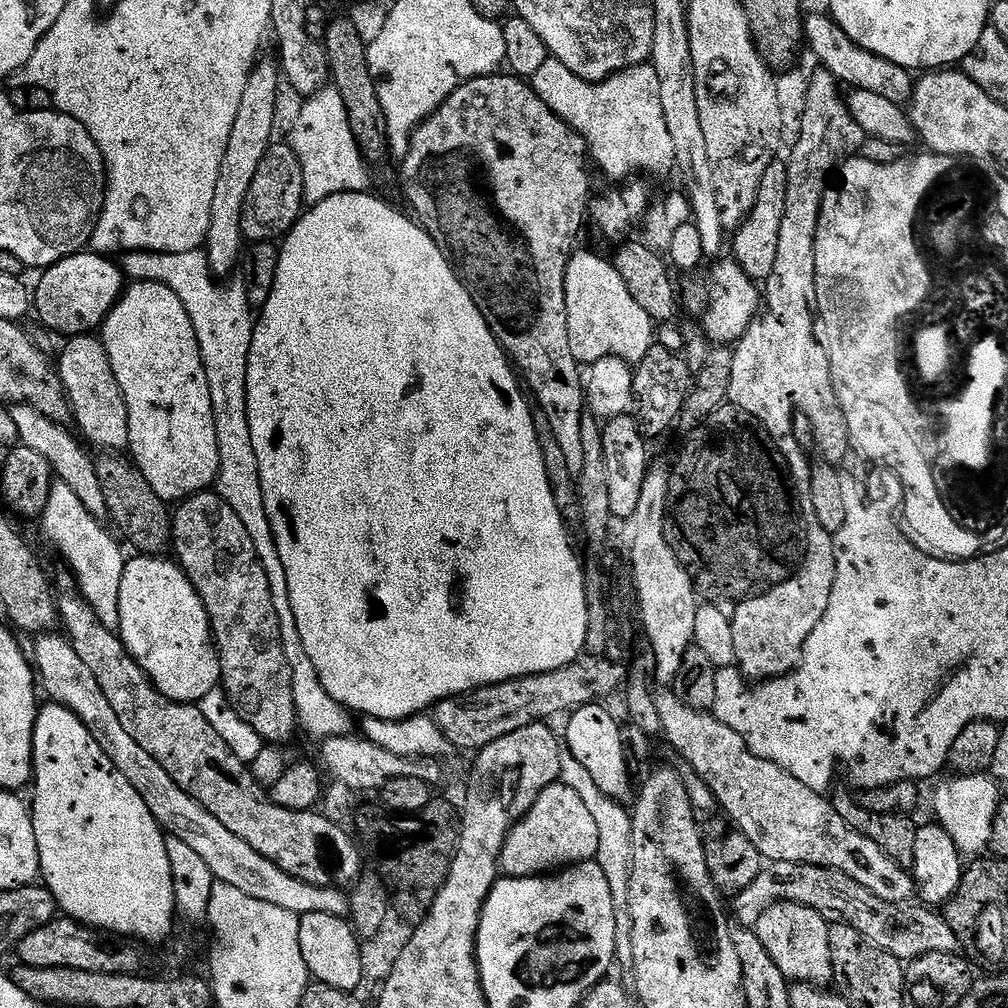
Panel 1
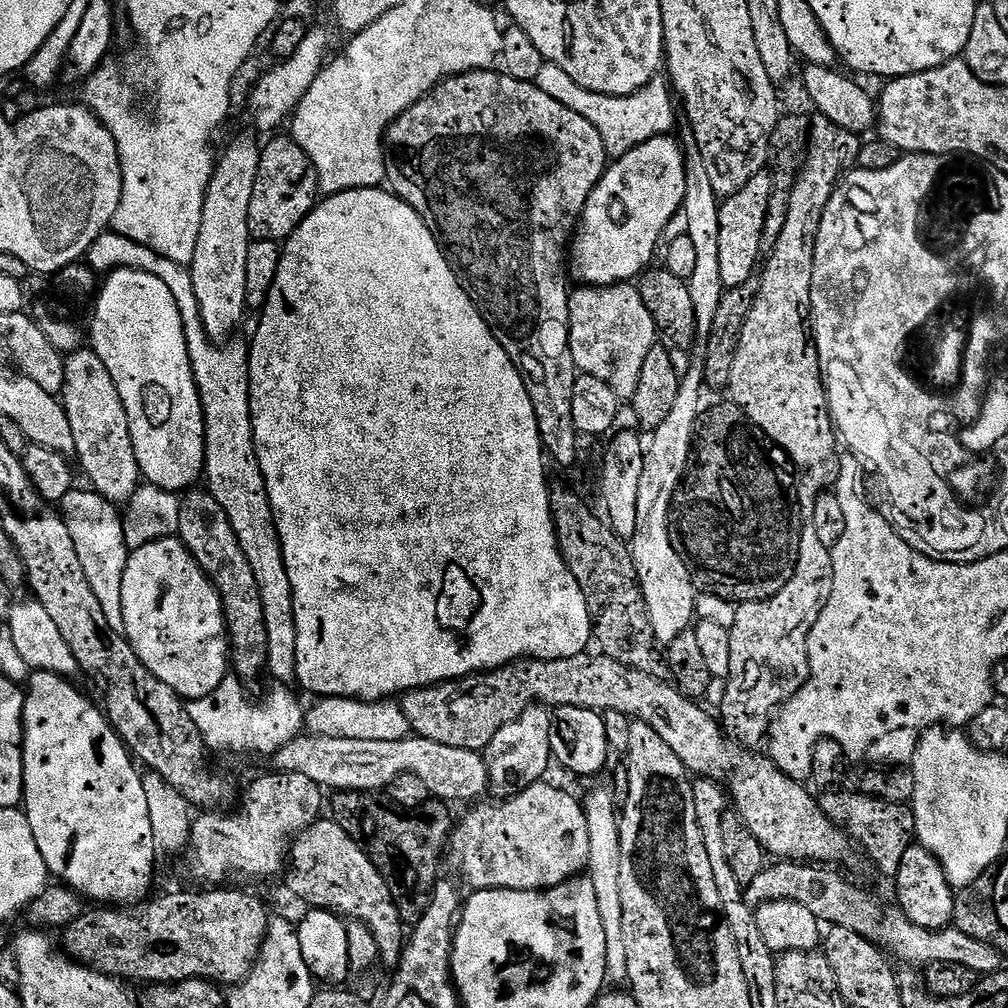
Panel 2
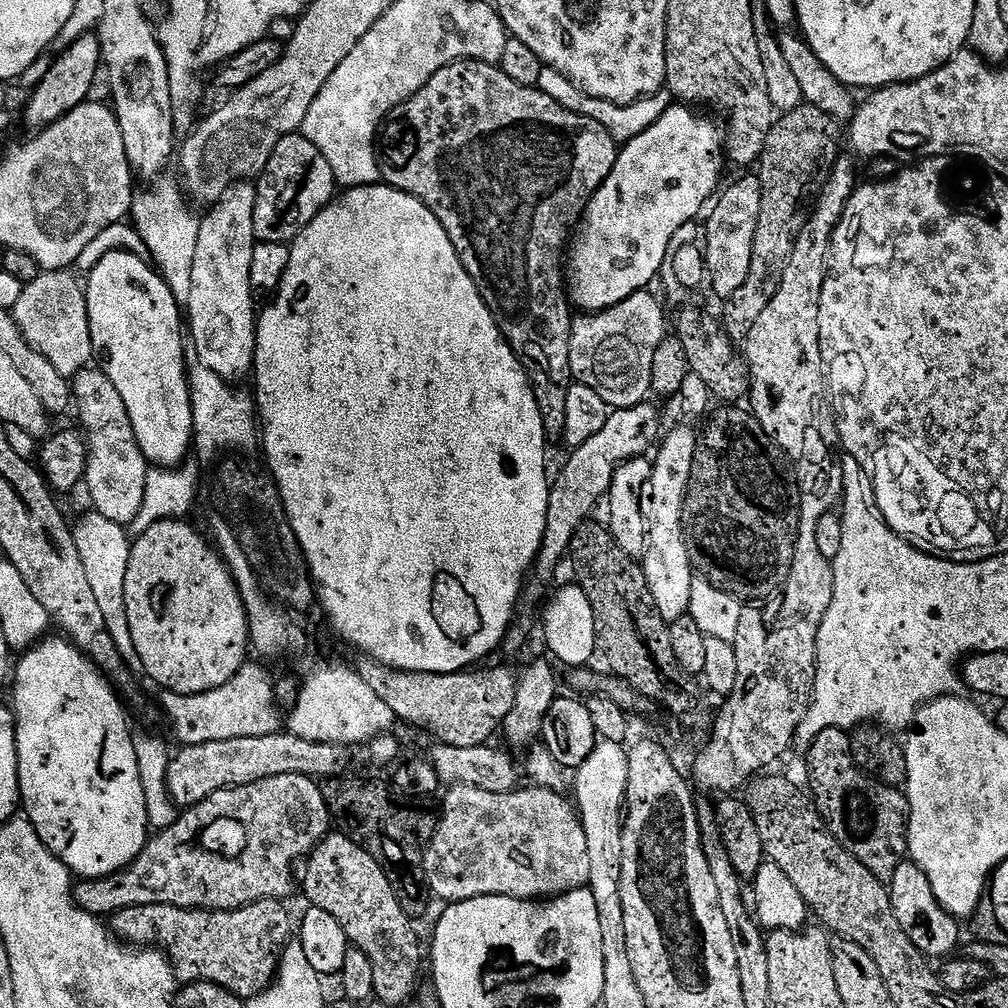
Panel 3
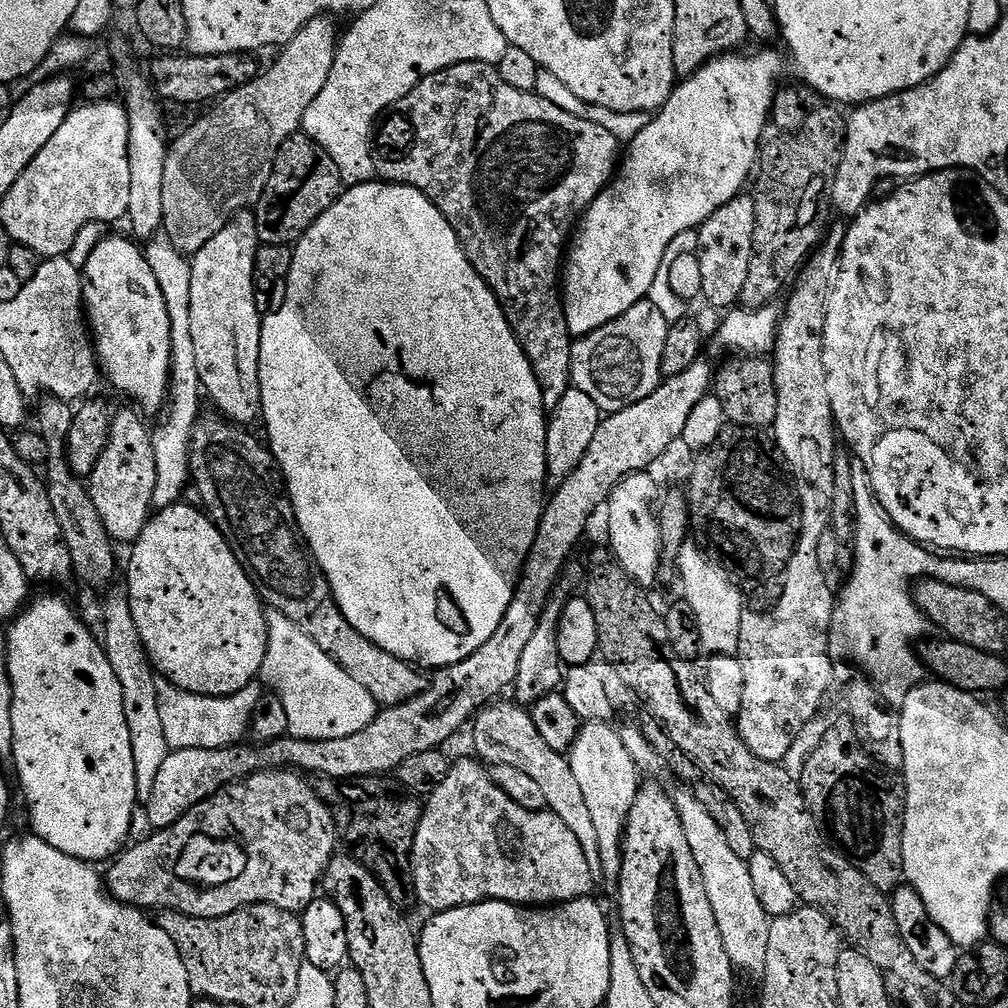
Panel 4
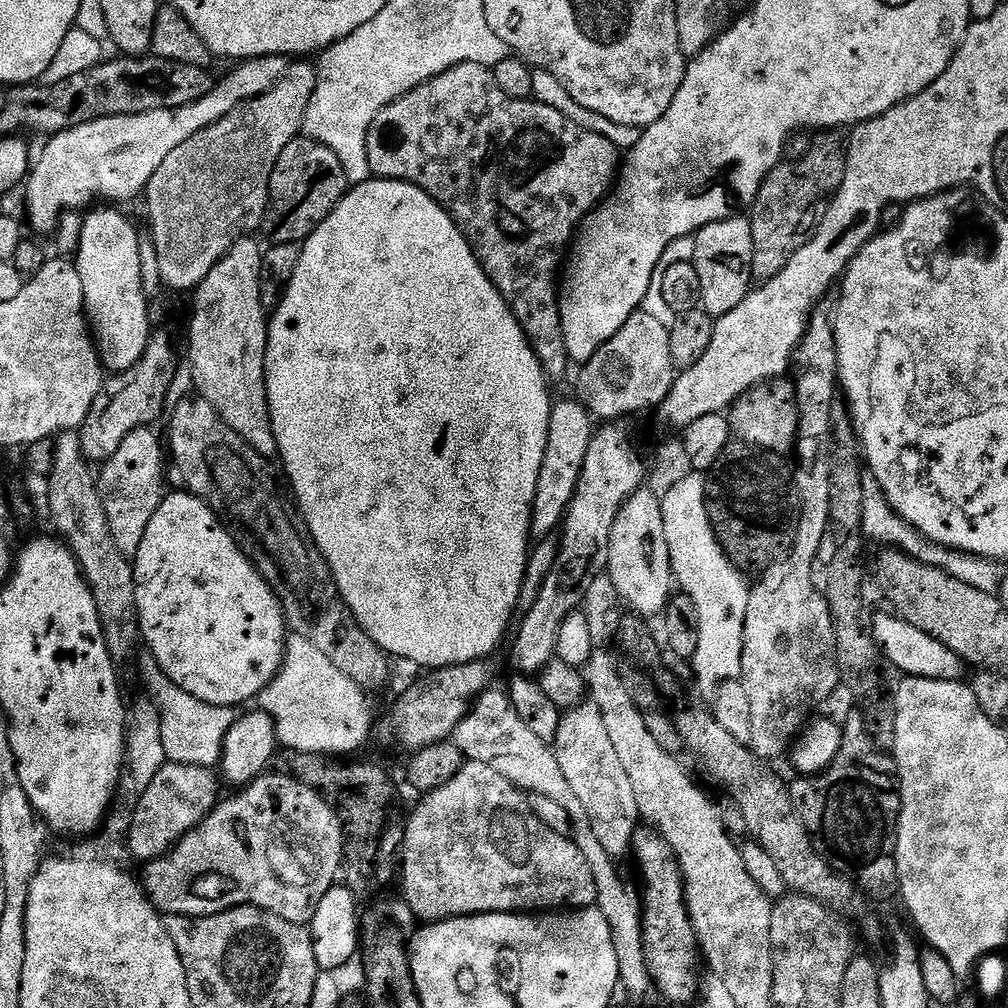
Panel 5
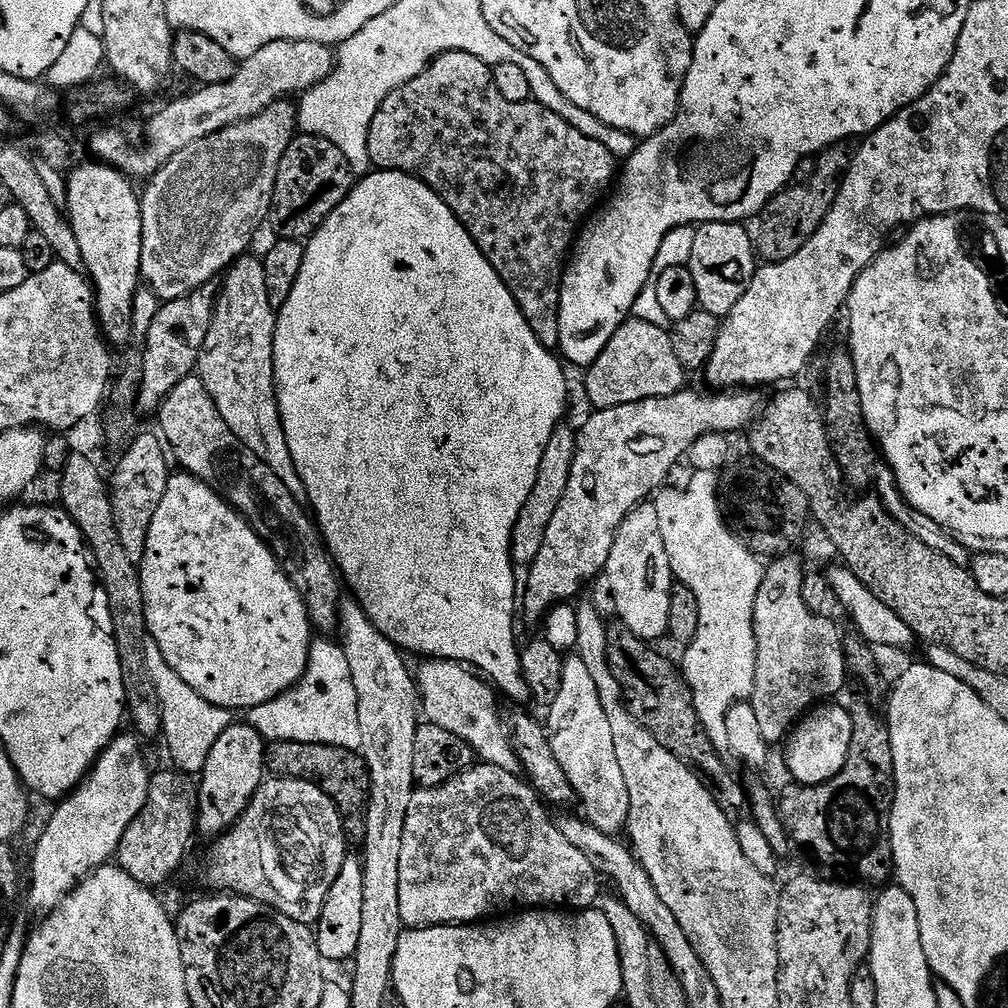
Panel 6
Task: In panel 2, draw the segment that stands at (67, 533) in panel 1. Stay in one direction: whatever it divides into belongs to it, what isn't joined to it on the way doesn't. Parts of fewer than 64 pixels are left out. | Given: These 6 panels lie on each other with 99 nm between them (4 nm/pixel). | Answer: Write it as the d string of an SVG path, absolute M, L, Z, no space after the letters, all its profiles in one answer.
M144 482L137 488L126 505L124 526L118 514L119 509L102 498L94 490L73 488L62 501L62 515L74 541L75 550L82 558L82 568L94 589L94 595L116 632L124 632L125 618L122 615L122 577L128 561L129 547L124 532L132 542L162 540L165 536L176 536L180 530L181 497L175 492L164 492L158 486Z

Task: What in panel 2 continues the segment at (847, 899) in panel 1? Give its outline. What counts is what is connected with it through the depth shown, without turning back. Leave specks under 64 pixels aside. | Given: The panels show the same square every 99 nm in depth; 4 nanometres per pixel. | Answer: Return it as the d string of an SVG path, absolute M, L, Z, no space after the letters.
M772 862L744 888L744 900L754 910L762 904L775 900L798 902L810 910L816 919L828 926L839 926L862 934L877 948L891 954L897 961L906 960L910 966L927 966L930 964L953 964L966 966L966 970L975 972L977 977L991 976L1005 967L1005 957L994 946L962 934L955 926L926 930L914 926L910 918L898 906L883 908L878 901L860 888L855 888L839 876L839 871L828 866L813 866L808 862Z

